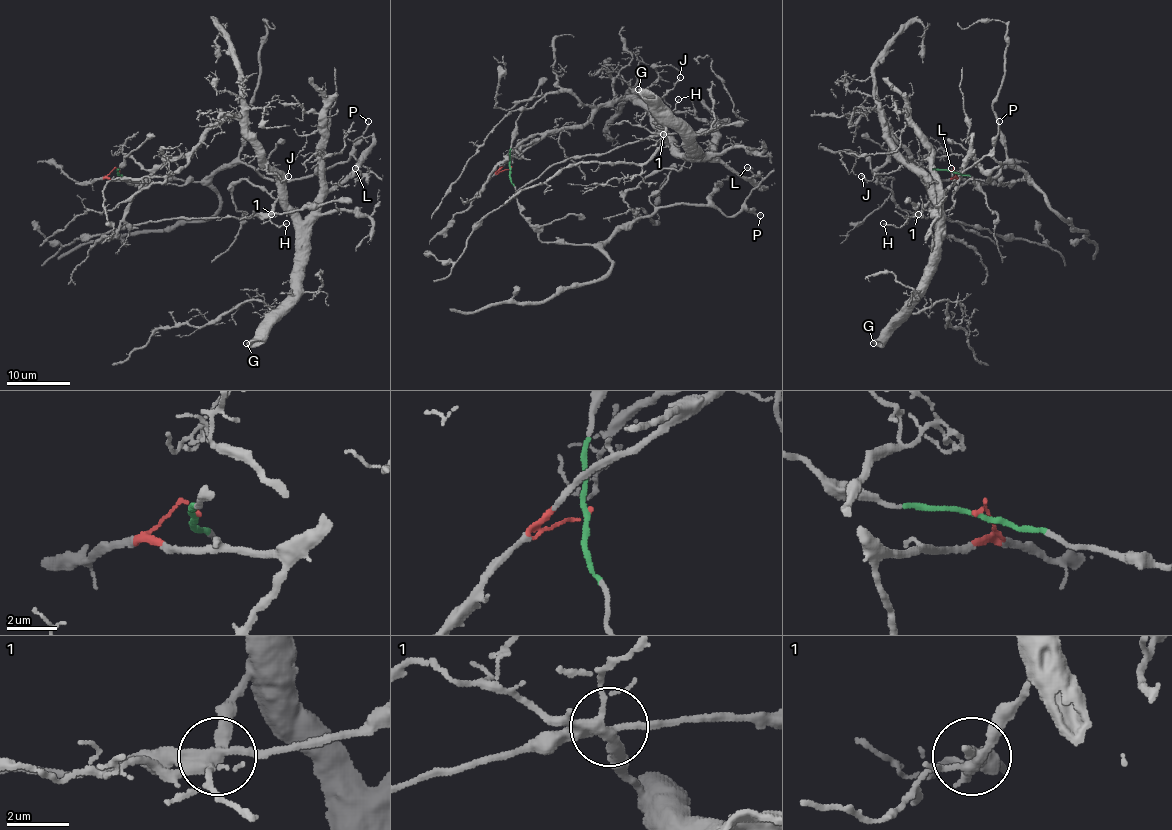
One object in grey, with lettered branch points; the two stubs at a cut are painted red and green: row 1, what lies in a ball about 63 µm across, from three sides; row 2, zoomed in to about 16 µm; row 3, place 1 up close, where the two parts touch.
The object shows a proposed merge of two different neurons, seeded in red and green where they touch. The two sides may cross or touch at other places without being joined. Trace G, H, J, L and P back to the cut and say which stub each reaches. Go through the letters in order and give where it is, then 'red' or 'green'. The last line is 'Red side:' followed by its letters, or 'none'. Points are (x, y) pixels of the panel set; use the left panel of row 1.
G: (246, 343) | red
H: (286, 223) | red
J: (288, 176) | red
L: (355, 168) | red
P: (368, 121) | green
Red side: G, H, J, L

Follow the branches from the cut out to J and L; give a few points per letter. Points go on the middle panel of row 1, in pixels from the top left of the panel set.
J: (510, 168), (500, 170), (546, 135), (580, 128), (600, 106), (637, 100), (658, 117), (659, 100), (680, 77)
L: (510, 168), (500, 170), (621, 100), (635, 100), (682, 152), (750, 178), (747, 166)

